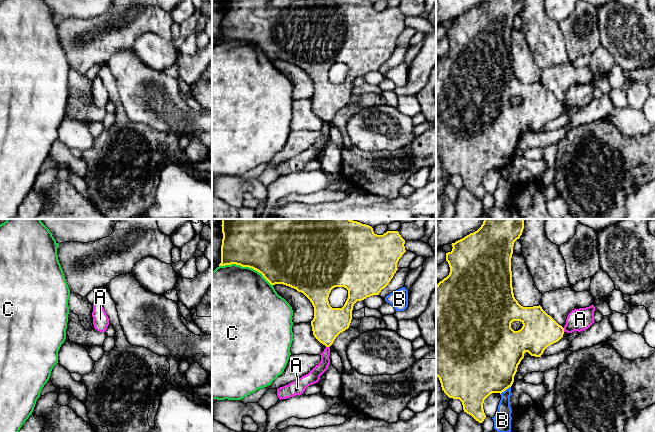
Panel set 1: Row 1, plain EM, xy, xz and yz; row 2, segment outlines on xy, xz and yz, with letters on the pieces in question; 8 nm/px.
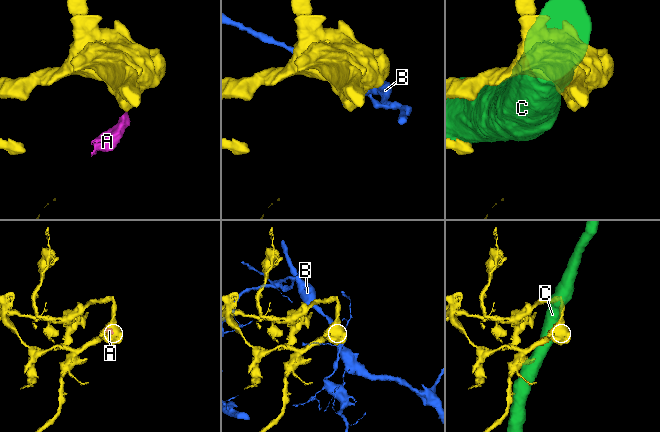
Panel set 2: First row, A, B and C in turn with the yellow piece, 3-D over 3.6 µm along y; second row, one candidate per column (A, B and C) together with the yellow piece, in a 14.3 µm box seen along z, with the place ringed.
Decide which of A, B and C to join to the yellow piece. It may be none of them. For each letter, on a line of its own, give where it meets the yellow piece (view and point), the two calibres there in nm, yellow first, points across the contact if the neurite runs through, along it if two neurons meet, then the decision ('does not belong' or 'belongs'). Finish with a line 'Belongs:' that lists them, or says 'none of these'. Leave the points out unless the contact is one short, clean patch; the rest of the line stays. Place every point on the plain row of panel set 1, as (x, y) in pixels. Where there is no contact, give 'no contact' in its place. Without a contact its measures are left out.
A: contact yz (563, 106); calibres 280 and 180 nm; border yz (563, 104), (564, 107); does not belong
B: contact yz (505, 165); calibres 480 and 140 nm; does not belong
C: contact xz (246, 42); calibres 420 and 480 nm; does not belong
Belongs: none of these

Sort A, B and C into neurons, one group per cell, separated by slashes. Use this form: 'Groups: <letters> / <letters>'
Groups: A / B / C

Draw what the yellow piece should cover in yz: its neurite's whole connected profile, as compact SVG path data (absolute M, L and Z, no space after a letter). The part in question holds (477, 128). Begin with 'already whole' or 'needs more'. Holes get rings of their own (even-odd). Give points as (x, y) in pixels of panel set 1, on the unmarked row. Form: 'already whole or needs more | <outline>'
already whole | M482 0L477 7L452 19L452 27L446 29L450 49L436 61L436 152L444 169L449 174L459 175L464 188L479 199L486 194L484 176L490 170L501 170L512 162L524 129L541 133L544 126L564 110L564 104L540 81L523 83L514 73L511 34L514 18L523 5L524 0ZM513 97L520 97L522 104L514 107L511 104Z

